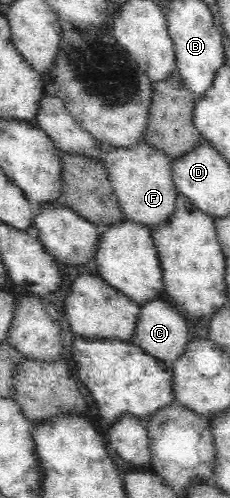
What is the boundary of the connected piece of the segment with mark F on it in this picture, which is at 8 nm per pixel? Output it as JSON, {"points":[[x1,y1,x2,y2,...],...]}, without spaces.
{"points":[[143,138,128,147,113,147,101,152,101,161,108,172,108,179,114,188,114,196,120,204,124,218,150,228,166,221,174,209,176,186,172,181,170,158]]}

